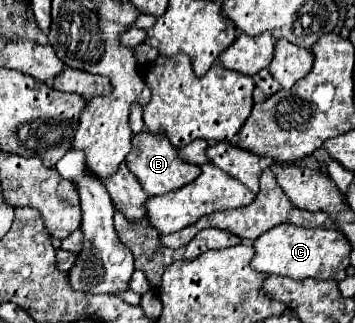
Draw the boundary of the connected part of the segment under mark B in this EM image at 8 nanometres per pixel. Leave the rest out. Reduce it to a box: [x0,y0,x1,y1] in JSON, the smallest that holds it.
[125,129,201,197]

